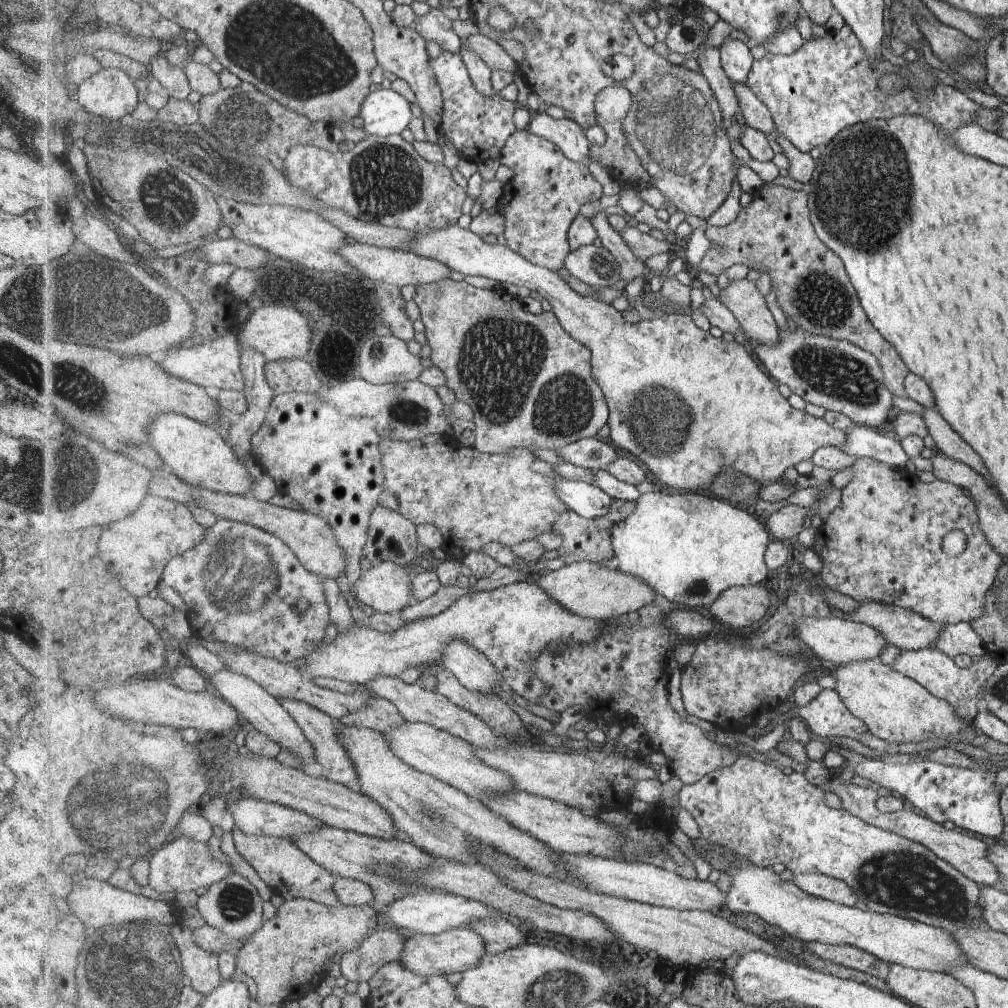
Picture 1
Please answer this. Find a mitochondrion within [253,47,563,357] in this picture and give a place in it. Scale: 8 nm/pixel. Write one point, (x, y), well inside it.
(386, 180)

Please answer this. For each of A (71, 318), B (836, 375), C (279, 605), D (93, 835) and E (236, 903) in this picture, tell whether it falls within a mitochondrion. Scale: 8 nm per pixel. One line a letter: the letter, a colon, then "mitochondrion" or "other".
A: mitochondrion
B: mitochondrion
C: mitochondrion
D: mitochondrion
E: mitochondrion

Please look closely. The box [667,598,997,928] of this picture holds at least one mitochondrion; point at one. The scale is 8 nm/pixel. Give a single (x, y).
(895, 878)

